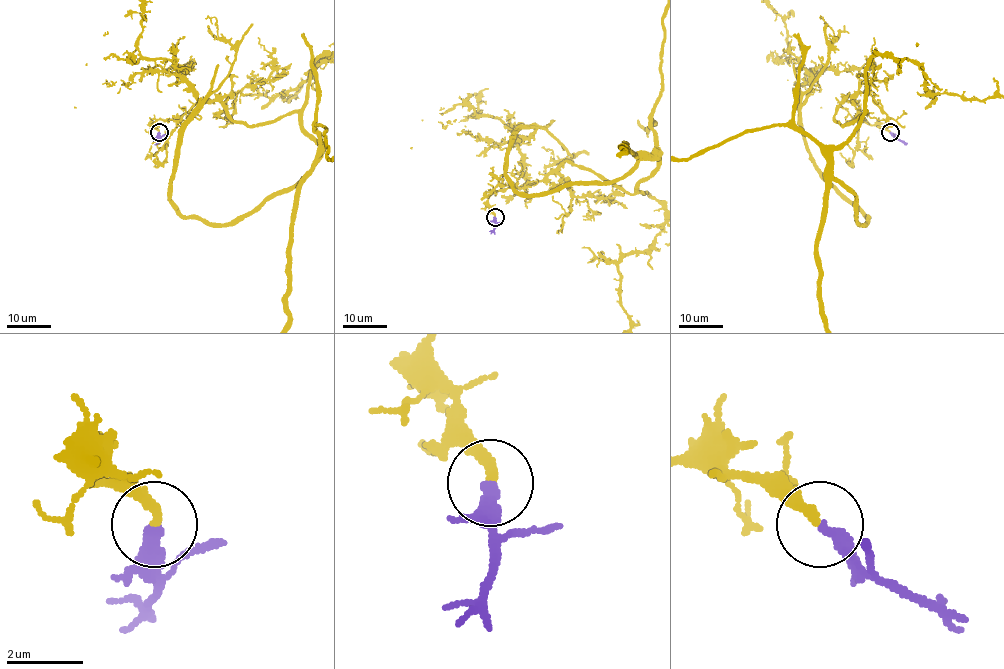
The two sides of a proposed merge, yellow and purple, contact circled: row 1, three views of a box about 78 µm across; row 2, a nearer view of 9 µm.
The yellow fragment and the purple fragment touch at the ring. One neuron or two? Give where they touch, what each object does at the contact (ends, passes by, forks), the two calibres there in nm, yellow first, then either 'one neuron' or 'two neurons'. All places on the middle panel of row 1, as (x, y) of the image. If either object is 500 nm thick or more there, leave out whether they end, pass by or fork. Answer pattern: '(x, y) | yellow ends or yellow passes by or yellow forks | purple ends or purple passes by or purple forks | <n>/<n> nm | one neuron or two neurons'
(495, 217) | yellow ends | purple ends | 280/360 nm | one neuron

